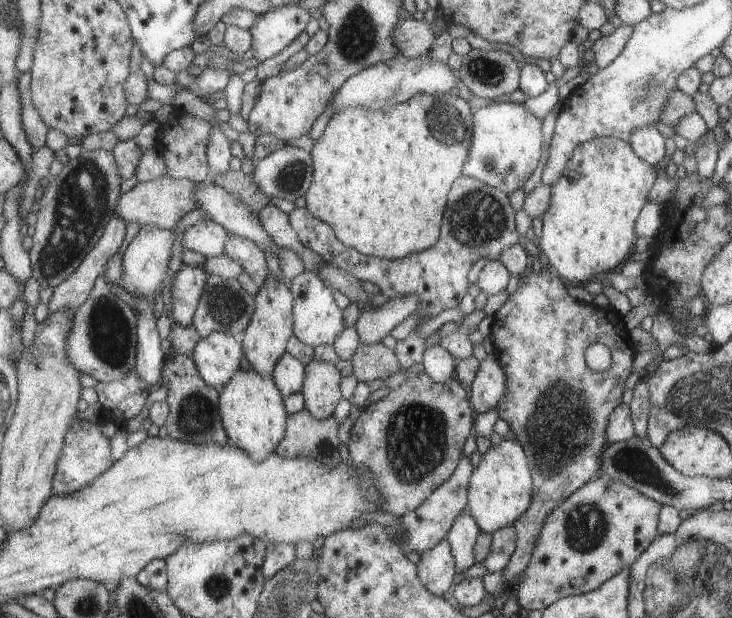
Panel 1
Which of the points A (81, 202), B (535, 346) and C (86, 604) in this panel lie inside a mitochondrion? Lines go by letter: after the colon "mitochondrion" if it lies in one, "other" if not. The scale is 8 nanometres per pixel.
A: mitochondrion
B: other
C: mitochondrion

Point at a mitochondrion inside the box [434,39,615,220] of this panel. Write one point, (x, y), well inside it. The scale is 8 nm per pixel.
(486, 71)

